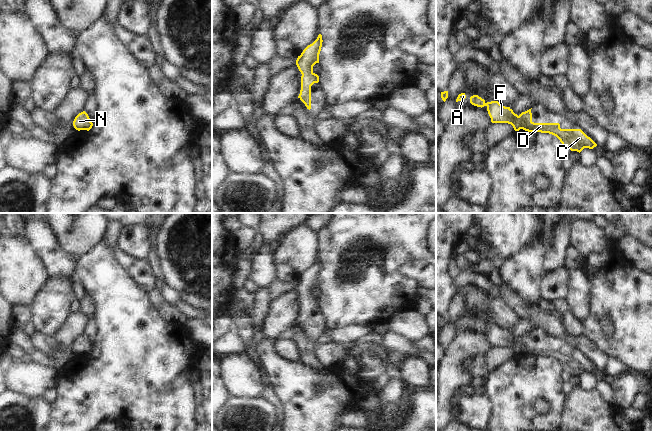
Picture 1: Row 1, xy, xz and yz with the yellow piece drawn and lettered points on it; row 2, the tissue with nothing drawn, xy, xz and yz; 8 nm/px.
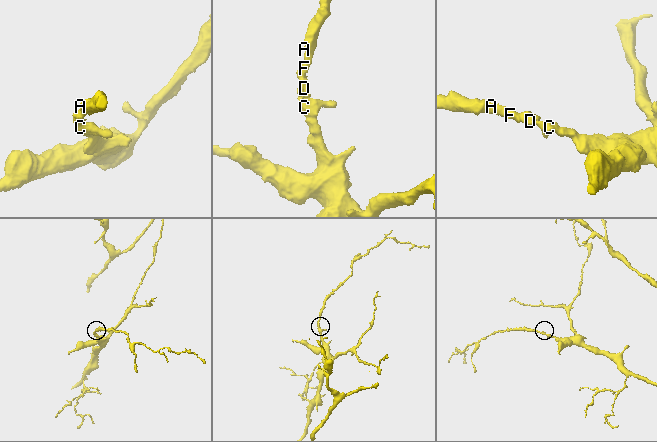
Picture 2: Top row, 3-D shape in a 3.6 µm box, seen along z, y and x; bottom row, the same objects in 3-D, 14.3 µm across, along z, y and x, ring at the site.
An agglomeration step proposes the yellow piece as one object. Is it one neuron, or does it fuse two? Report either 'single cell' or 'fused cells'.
single cell

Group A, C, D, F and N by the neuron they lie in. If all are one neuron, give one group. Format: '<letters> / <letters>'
A C D F N

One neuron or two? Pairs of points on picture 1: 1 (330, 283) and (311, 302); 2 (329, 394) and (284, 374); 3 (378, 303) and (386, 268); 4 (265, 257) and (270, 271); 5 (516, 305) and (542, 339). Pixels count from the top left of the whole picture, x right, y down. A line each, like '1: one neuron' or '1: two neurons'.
1: two neurons
2: one neuron
3: one neuron
4: one neuron
5: two neurons

